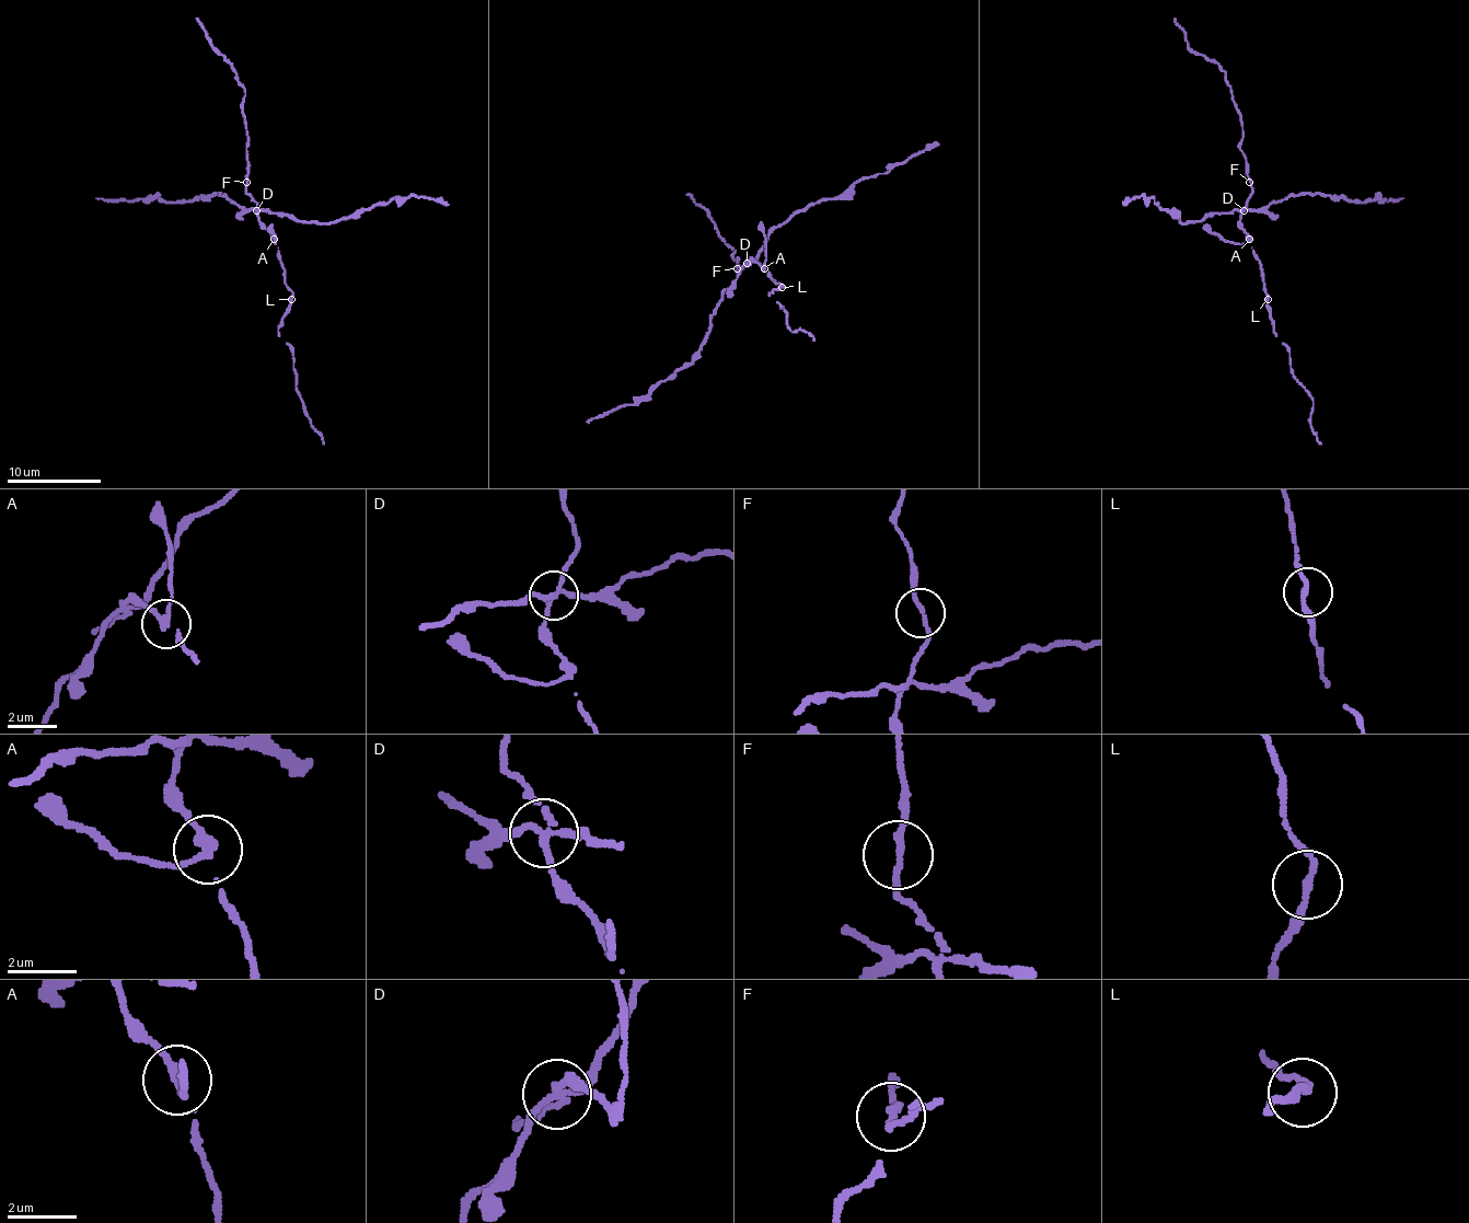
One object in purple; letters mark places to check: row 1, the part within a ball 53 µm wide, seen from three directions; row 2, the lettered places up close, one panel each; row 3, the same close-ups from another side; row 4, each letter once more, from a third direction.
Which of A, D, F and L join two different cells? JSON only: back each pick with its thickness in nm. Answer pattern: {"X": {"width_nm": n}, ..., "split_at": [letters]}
{"A": {"width_nm": 240}, "D": {"width_nm": 190}, "split_at": ["A", "D"]}

